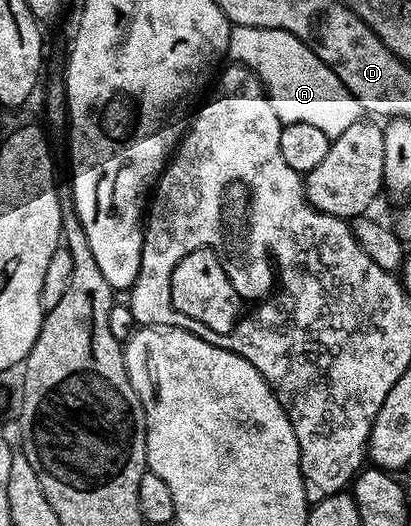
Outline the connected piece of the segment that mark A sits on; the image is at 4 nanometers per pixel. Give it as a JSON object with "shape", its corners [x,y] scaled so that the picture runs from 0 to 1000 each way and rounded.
{"shape":[[[567,49],[555,105],[574,110],[567,114],[582,125],[608,129],[642,160],[642,171],[669,200],[684,236],[764,238],[813,266],[842,253],[852,238],[878,232],[881,205],[871,190],[742,82],[725,78],[725,70],[686,55]]]}

